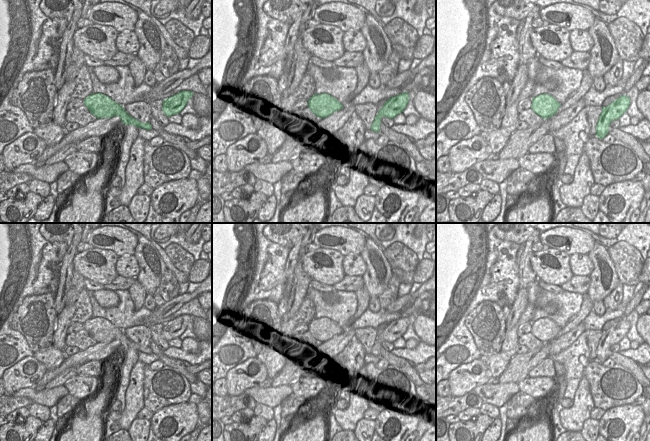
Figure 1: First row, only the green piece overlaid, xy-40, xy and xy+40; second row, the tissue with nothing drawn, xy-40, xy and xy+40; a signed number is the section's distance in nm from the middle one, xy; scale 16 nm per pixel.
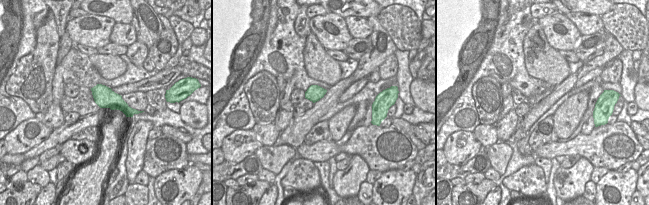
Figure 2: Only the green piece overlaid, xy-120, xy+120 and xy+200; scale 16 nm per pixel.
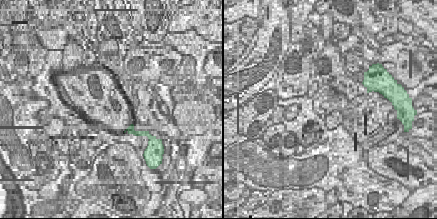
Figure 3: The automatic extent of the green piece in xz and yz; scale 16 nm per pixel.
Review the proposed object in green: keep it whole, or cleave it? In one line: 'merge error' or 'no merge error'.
no merge error

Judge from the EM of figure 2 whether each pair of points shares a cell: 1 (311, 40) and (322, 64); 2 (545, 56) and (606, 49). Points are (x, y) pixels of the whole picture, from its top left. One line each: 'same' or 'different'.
1: same
2: different

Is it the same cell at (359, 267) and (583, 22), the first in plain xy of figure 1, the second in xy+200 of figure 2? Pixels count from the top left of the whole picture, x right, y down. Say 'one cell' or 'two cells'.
one cell

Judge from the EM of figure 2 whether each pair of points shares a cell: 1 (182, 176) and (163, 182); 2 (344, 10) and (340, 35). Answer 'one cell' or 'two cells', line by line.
1: one cell
2: two cells

